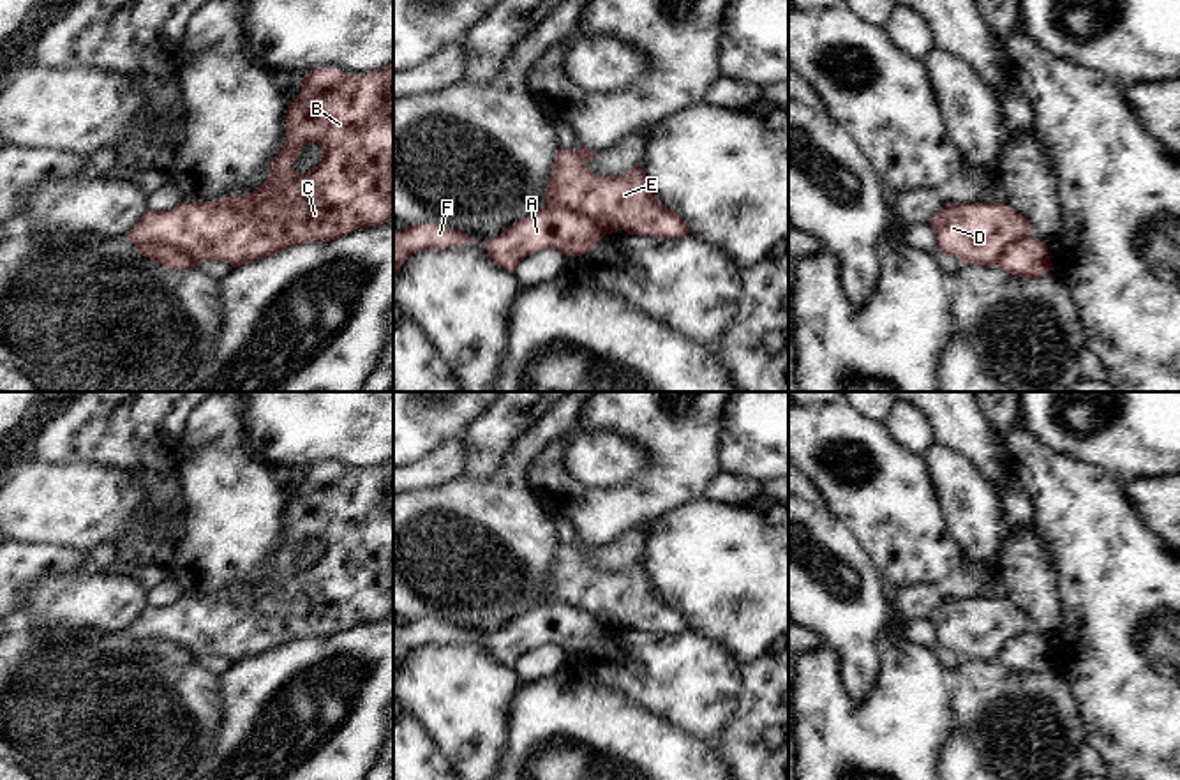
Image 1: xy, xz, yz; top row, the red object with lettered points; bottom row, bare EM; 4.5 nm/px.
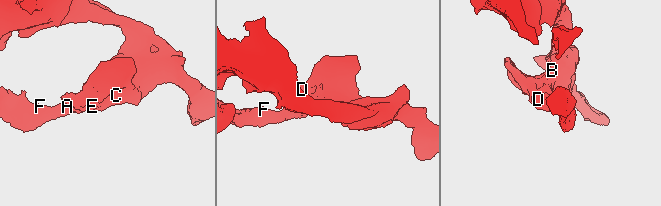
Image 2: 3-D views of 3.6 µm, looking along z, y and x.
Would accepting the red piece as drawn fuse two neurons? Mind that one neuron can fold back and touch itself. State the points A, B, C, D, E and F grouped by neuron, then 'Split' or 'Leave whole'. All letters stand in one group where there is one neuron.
Groups: A F / B C D E. Split.

